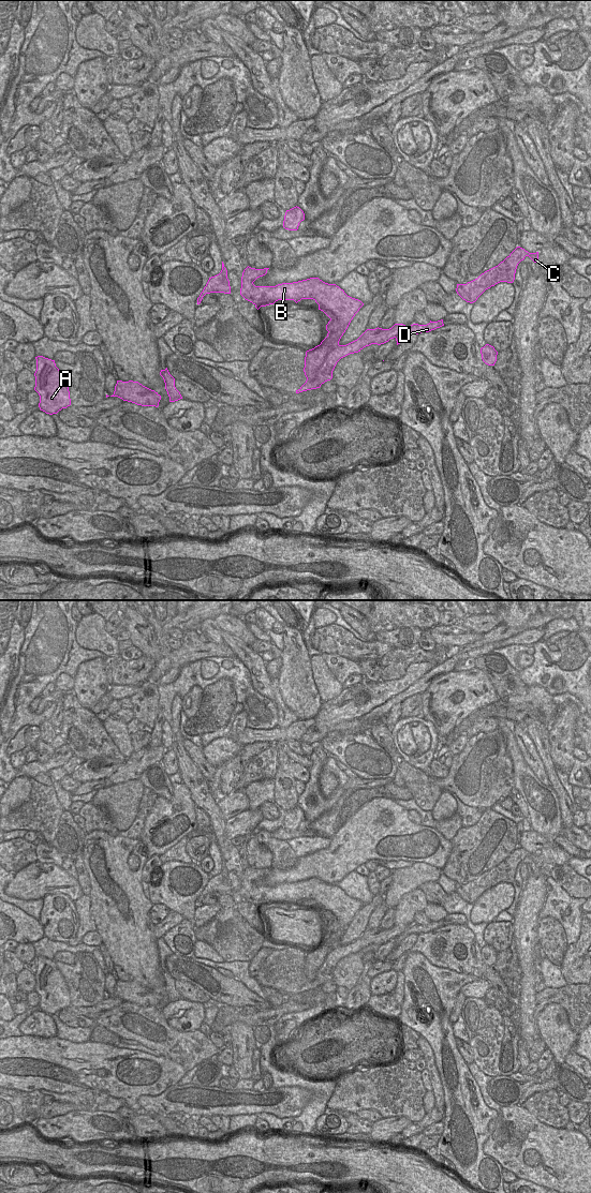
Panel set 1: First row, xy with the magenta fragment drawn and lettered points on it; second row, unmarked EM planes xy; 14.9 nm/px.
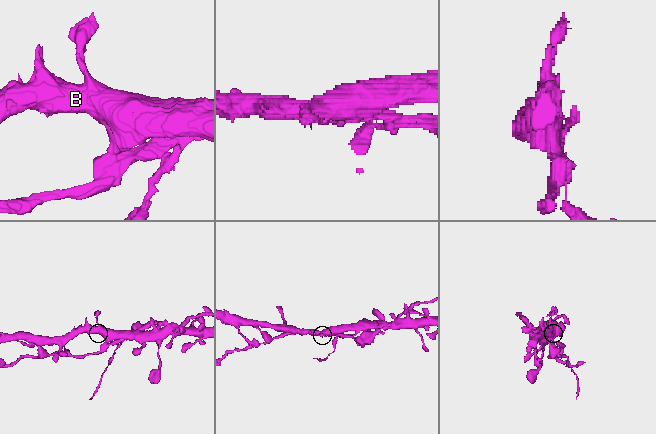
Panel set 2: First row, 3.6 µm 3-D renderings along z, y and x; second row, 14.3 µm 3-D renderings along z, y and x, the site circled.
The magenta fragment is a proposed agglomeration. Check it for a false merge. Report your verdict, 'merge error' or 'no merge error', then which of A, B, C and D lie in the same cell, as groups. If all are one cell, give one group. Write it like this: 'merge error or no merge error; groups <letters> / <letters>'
merge error; groups A B D / C

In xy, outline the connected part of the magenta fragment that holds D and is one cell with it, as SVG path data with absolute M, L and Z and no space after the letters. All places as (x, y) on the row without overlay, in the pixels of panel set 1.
M443 920L438 921L438 922L430 921L430 923L427 925L413 924L413 925L409 926L409 928L403 934L401 934L400 936L398 936L396 938L397 945L400 944L400 942L411 934L418 935L422 933L429 933L429 931L440 928L442 926L444 926Z

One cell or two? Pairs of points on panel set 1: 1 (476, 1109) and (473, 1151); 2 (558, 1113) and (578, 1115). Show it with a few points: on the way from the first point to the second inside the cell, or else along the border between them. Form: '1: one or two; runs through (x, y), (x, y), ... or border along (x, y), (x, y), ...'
1: one; runs through (473, 1120), (473, 1141)
2: two; border along (565, 1106), (570, 1120)

